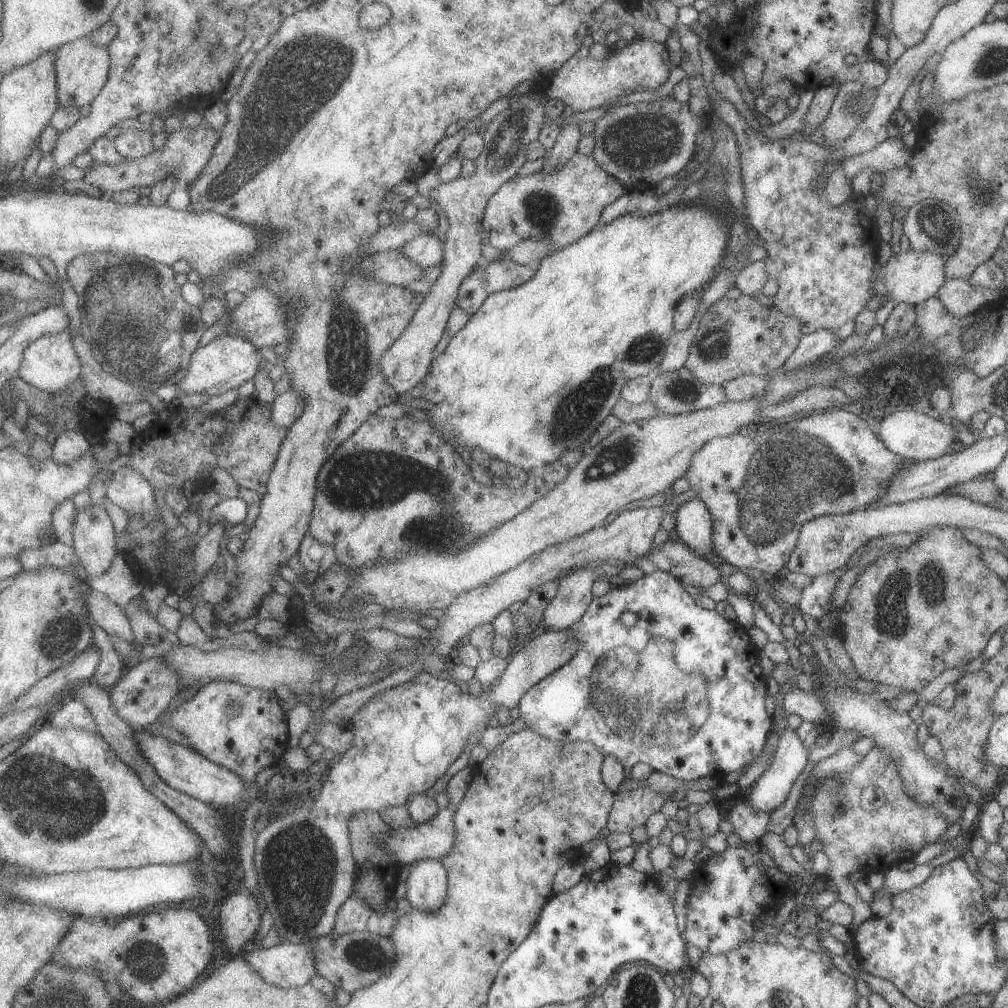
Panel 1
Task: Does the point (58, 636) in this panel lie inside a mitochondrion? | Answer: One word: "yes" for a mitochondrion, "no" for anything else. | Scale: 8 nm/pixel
yes

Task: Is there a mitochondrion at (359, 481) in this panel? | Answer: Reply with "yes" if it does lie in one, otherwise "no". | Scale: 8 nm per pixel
yes

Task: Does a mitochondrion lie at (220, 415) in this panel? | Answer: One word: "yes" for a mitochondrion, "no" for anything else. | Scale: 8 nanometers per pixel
no

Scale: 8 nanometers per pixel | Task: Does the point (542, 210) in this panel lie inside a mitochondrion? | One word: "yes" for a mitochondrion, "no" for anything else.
yes

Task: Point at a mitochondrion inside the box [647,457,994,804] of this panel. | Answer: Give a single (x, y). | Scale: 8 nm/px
(891, 617)

